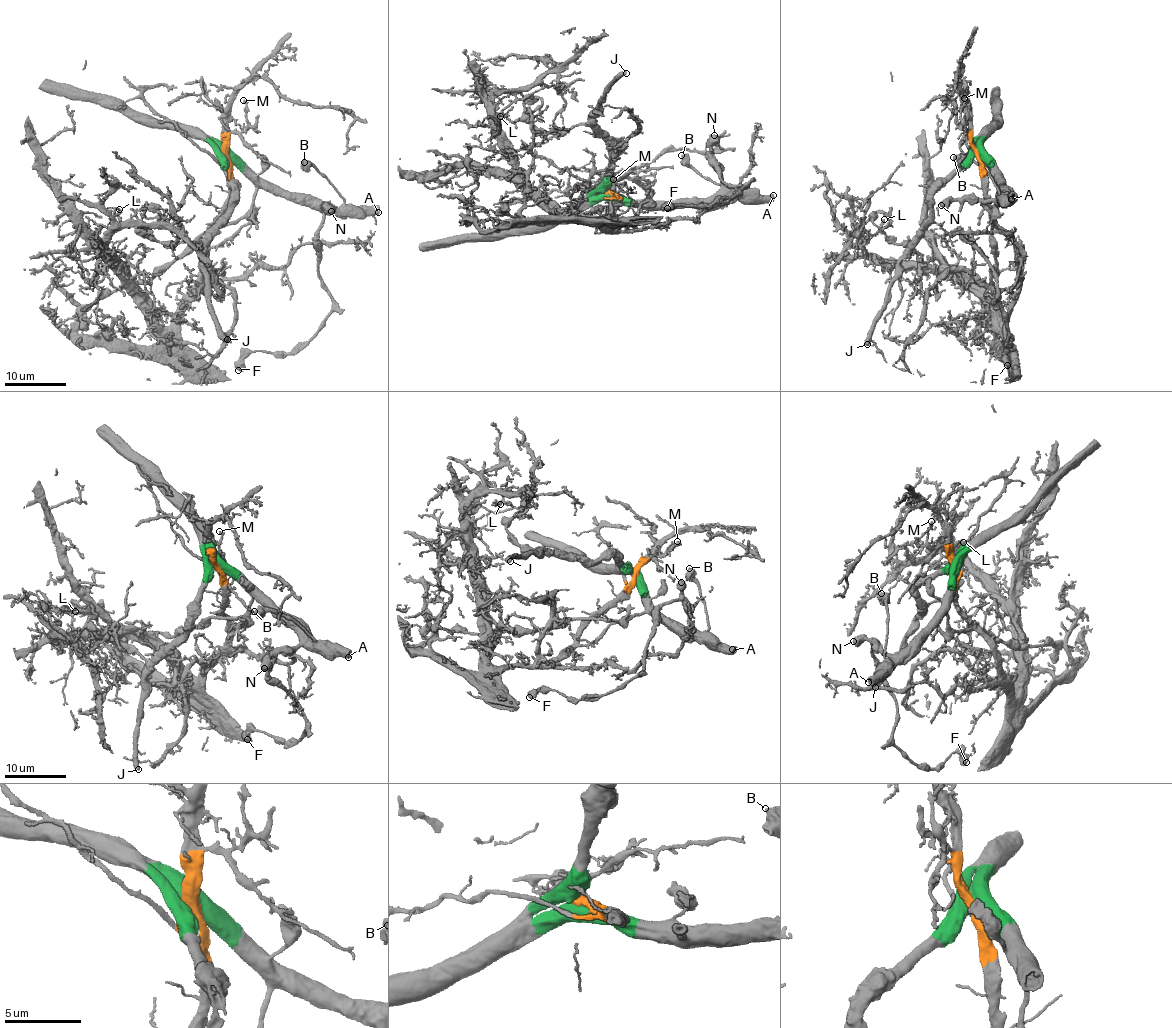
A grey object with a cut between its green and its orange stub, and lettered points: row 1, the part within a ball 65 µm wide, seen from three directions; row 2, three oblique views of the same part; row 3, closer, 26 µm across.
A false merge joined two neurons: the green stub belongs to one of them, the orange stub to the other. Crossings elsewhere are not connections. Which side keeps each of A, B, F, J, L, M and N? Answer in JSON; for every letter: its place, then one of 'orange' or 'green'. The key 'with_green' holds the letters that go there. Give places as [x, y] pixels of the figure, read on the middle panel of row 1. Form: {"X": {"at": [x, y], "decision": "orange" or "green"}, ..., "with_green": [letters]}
{"A": {"at": [773, 195], "decision": "green"}, "B": {"at": [681, 155], "decision": "green"}, "F": {"at": [667, 208], "decision": "green"}, "J": {"at": [626, 73], "decision": "green"}, "L": {"at": [500, 116], "decision": "orange"}, "M": {"at": [613, 179], "decision": "orange"}, "N": {"at": [714, 135], "decision": "green"}, "with_green": ["A", "B", "F", "J", "N"]}

